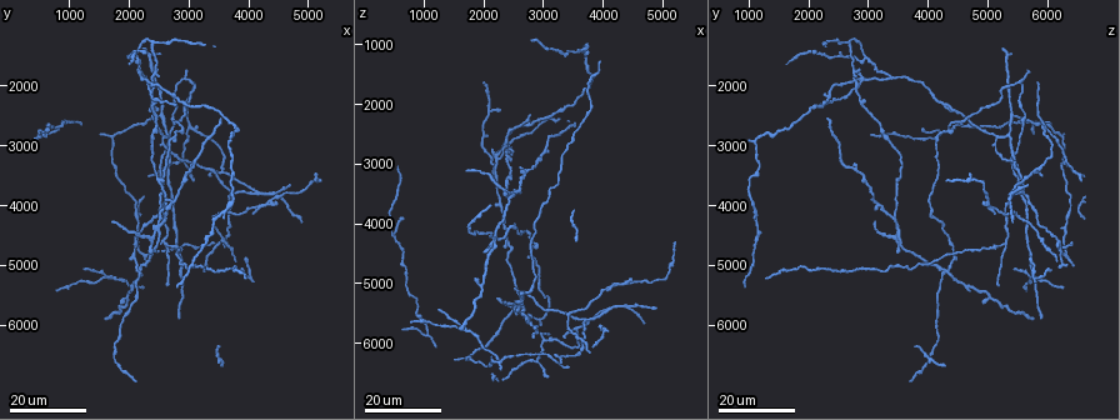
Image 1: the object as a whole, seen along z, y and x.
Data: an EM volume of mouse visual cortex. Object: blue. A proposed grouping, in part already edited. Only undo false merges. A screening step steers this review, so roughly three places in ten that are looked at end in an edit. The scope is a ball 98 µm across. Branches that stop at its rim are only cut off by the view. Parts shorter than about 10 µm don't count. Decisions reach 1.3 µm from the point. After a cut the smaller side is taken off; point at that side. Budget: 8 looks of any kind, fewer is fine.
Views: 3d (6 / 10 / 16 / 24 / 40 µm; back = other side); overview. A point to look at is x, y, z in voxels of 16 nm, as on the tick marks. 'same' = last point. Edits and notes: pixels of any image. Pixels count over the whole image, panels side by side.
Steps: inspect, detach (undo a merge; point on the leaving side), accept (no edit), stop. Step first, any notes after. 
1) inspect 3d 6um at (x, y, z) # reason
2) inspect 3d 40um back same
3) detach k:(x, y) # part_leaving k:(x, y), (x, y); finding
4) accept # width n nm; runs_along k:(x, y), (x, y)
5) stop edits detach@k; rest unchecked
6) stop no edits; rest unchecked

inspect 3d 16um at (3000, 2700, 5900) # branch point

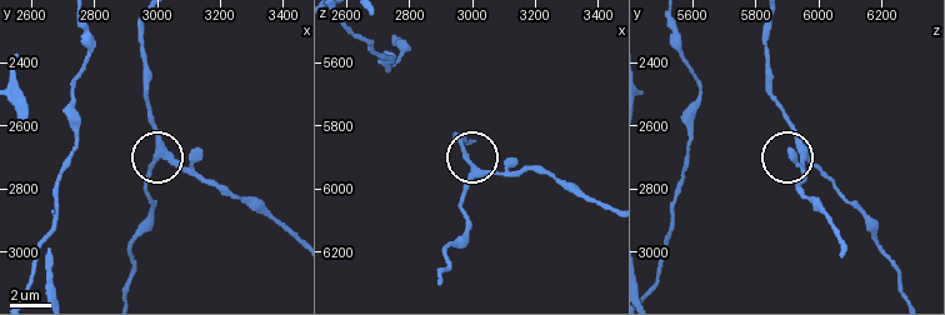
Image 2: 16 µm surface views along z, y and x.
inspect 3d 6um at (3010, 2680, 5940)

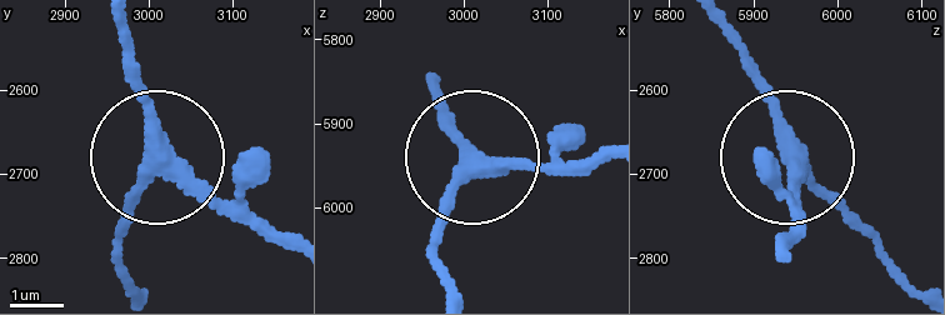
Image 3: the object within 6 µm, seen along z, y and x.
accept # runs_along 3:(598, 164), (478, 164), (450, 133), (436, 74); continuous, no second neuron

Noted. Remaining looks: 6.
inspect 3d 24um at (3650, 4400, 6000)

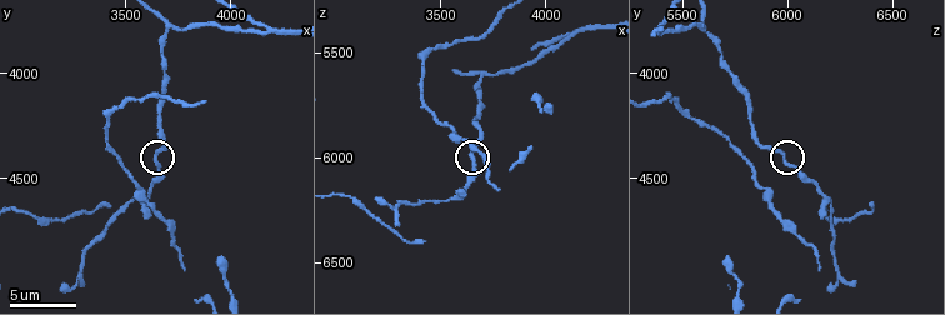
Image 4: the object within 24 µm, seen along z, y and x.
inspect 3d 6um at (3650, 4440, 5990) # zoom in

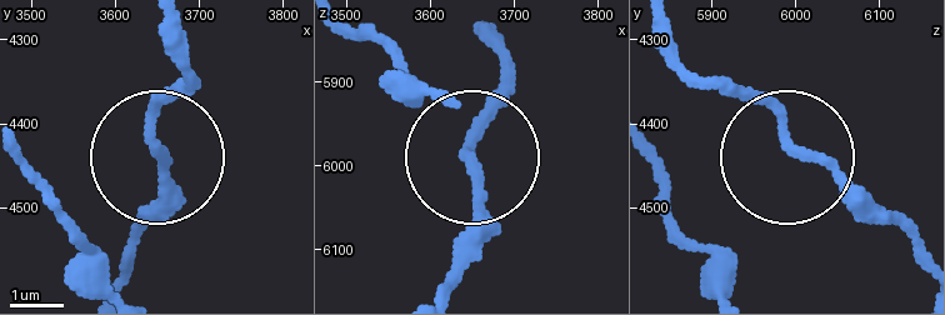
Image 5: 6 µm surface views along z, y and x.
accept # runs_along 5:(490, 28), (504, 81), (464, 149), (478, 175), (468, 265); continuous, no second neuron

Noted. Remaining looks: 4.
inspect 3d 24um at (2550, 2450, 5400)

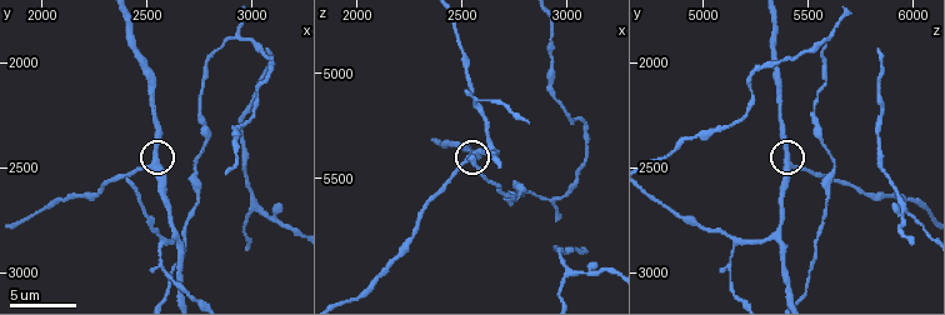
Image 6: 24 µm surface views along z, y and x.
inspect 3d 10um at (2520, 2490, 5430) # zoom in

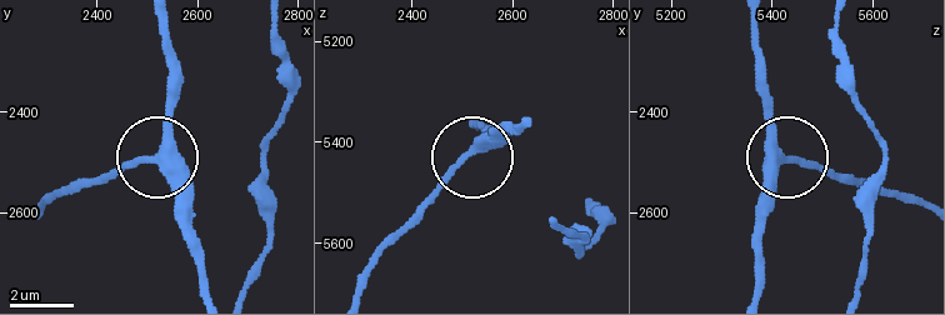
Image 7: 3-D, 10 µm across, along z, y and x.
accept # side_arm 21 um; arms 3; one neuron here

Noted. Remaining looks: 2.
inspect 3d 6um at (4110, 3750, 5410) # side arm on a straight run

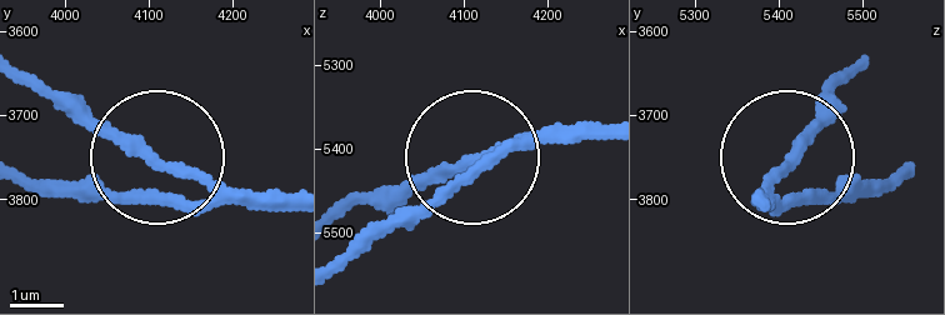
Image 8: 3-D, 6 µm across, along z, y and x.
accept # arms 3; runs_along 8:(31, 185), (125, 199), (165, 159), (286, 199); continuous, no second neuron

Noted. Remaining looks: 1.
stop no edits; rest unchecked

